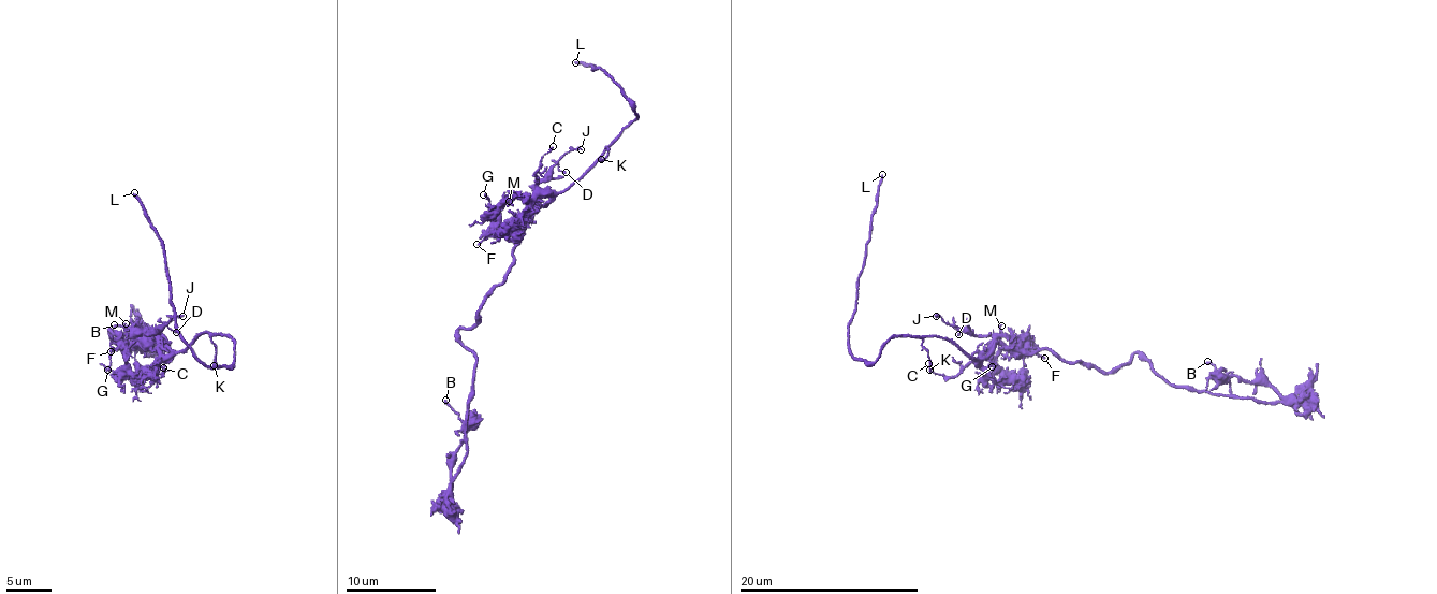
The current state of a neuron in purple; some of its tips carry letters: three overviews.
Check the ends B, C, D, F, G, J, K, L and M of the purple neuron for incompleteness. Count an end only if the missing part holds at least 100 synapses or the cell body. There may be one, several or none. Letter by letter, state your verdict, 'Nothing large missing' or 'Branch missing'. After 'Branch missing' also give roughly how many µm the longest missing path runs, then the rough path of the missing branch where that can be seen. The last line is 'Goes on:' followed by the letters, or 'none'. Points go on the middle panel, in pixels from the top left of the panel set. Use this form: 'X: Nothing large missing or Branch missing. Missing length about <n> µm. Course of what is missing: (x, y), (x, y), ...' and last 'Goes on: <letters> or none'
B: Nothing large missing
C: Nothing large missing
D: Nothing large missing
F: Nothing large missing
G: Nothing large missing
J: Nothing large missing
K: Nothing large missing
L: Branch missing. Missing length about 40 µm
M: Nothing large missing
Goes on: L

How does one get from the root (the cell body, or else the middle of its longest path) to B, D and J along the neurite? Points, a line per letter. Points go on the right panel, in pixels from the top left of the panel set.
B: (1014, 349), (1052, 349), (1116, 373), (1141, 353), (1176, 386), (1278, 397), (1269, 386), (1218, 380), (1207, 361)
D: (1014, 349), (992, 336), (974, 337), (959, 332), (955, 327), (959, 329), (958, 334)
J: (1014, 349), (992, 336), (976, 336), (965, 329), (957, 330), (936, 316)

